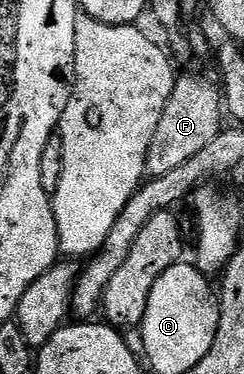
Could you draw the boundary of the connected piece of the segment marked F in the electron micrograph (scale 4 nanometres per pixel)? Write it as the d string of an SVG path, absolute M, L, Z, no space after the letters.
M182 73L176 77L169 104L165 104L157 132L153 132L153 144L149 144L145 171L147 178L166 176L171 169L185 164L185 160L193 160L193 156L197 156L197 152L201 152L201 148L210 144L219 135L219 131L224 129L225 103L221 86L214 77L211 78L206 78L203 74Z

